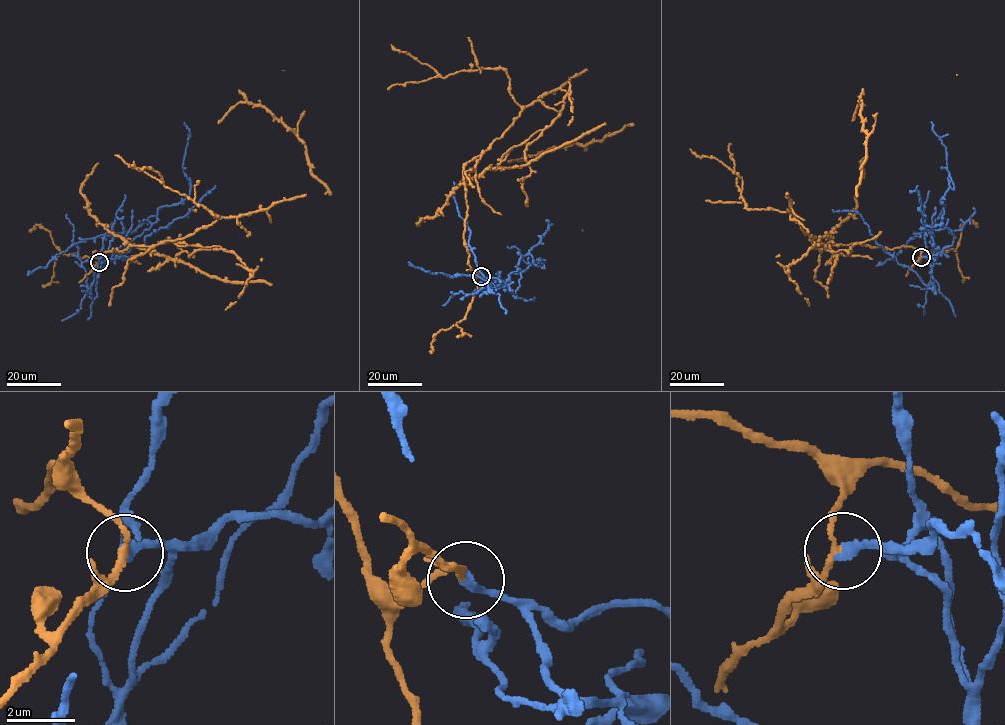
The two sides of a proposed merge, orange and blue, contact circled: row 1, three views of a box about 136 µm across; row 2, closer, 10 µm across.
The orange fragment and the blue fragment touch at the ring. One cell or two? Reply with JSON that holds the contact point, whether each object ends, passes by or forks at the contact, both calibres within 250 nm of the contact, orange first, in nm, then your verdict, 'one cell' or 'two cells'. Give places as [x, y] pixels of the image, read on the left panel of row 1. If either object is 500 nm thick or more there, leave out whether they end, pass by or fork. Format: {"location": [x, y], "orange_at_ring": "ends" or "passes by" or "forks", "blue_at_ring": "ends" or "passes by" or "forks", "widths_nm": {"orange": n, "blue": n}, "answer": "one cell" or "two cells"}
{"location": [99, 262], "orange_at_ring": "passes by", "blue_at_ring": "ends", "widths_nm": {"orange": 170, "blue": 240}, "answer": "two cells"}

